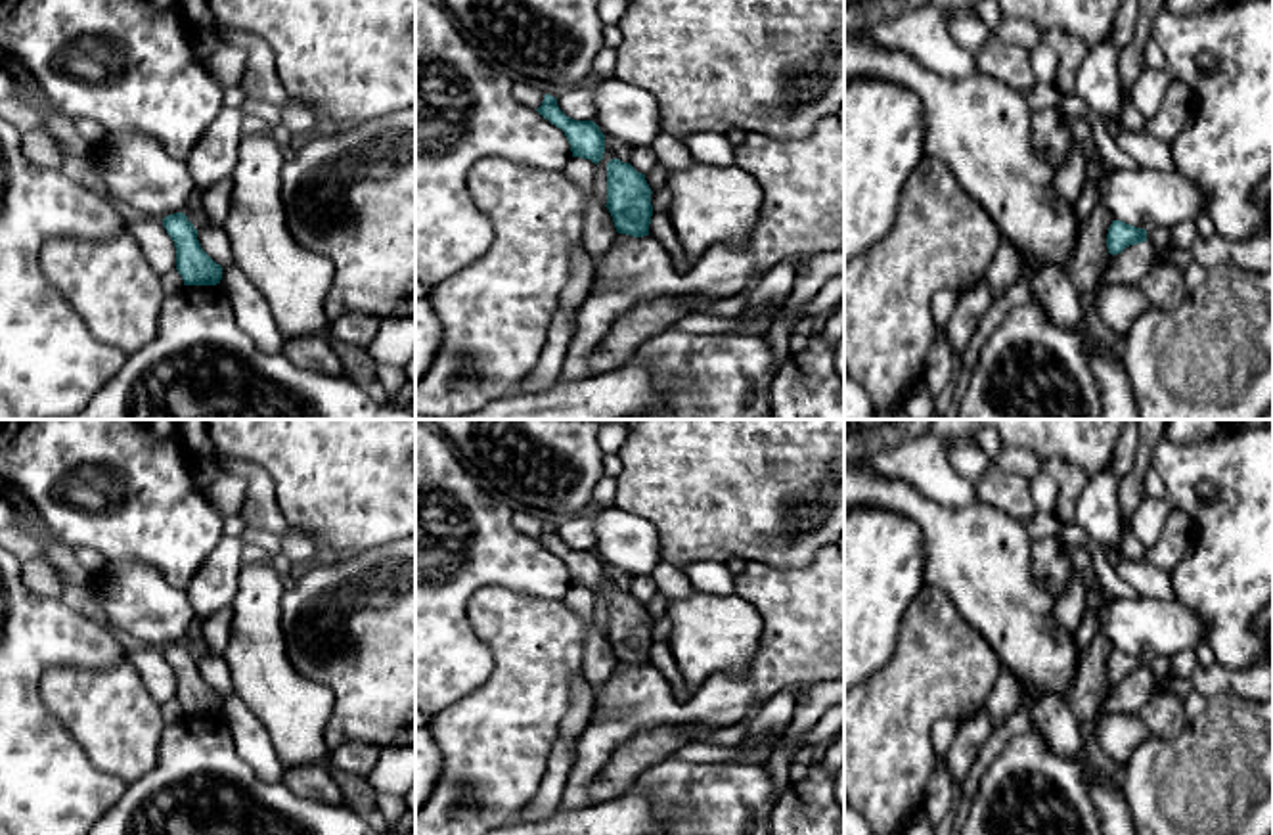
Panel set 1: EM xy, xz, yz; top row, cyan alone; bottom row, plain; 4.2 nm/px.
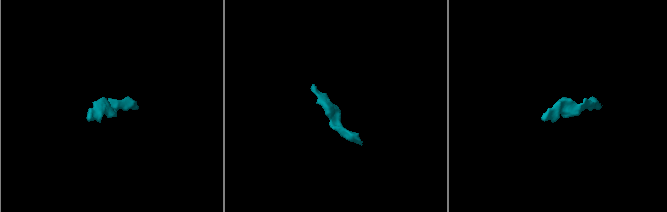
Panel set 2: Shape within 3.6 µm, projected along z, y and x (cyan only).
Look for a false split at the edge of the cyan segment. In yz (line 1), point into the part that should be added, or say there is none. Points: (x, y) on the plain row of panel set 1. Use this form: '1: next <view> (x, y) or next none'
1: next none

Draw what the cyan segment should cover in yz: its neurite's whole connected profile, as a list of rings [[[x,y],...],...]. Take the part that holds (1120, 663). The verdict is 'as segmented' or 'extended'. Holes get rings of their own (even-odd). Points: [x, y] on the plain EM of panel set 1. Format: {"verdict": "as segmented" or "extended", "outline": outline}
{"verdict": "as segmented", "outline": [[[1112,649],[1106,663],[1106,676],[1110,684],[1122,682],[1129,674],[1137,674],[1147,670],[1147,659],[1135,657],[1122,649]]]}

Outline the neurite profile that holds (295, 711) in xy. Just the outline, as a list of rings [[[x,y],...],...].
[[[268,563],[243,565],[232,609],[230,642],[224,651],[234,695],[260,720],[285,768],[327,762],[325,728],[333,712],[331,691],[304,678],[289,661],[283,634],[283,576]]]

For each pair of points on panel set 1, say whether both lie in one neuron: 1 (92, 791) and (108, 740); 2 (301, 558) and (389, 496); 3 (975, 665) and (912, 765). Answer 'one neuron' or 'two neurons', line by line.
1: two neurons
2: two neurons
3: one neuron

